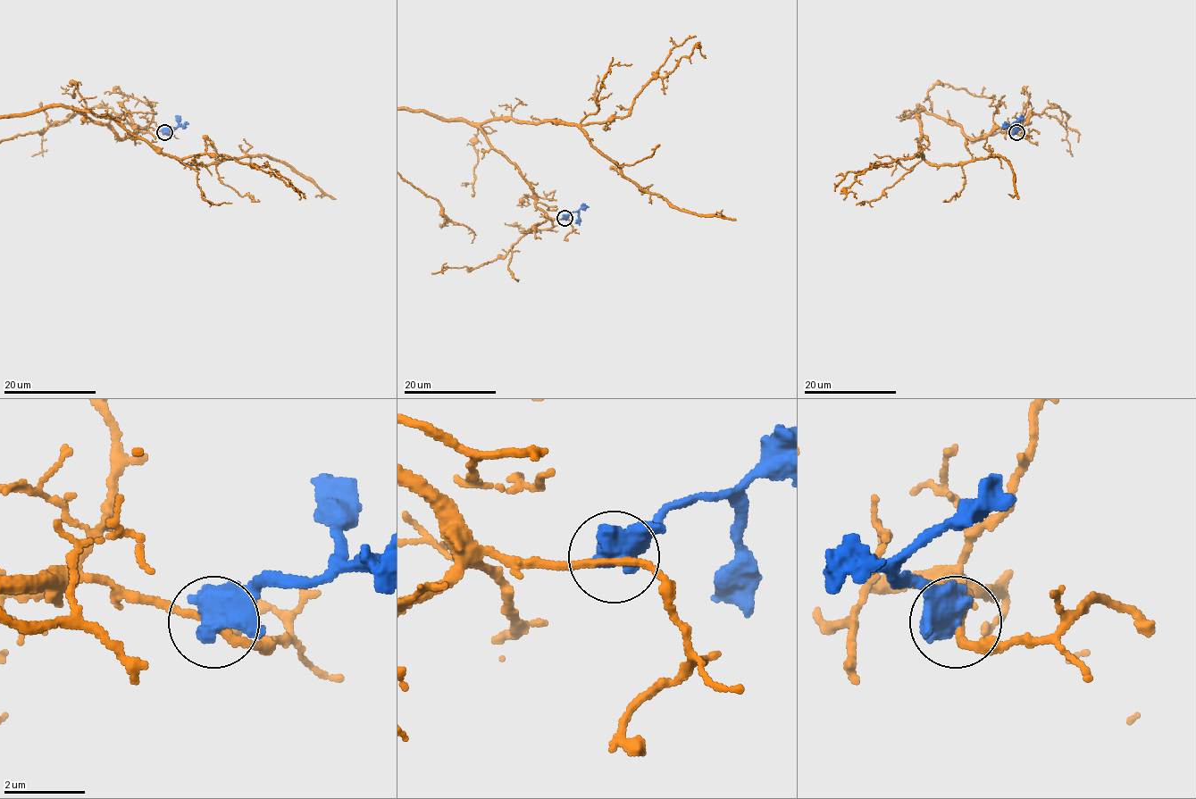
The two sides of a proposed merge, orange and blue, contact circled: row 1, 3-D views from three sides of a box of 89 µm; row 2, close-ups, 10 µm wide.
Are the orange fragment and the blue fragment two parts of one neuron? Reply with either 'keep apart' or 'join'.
keep apart

